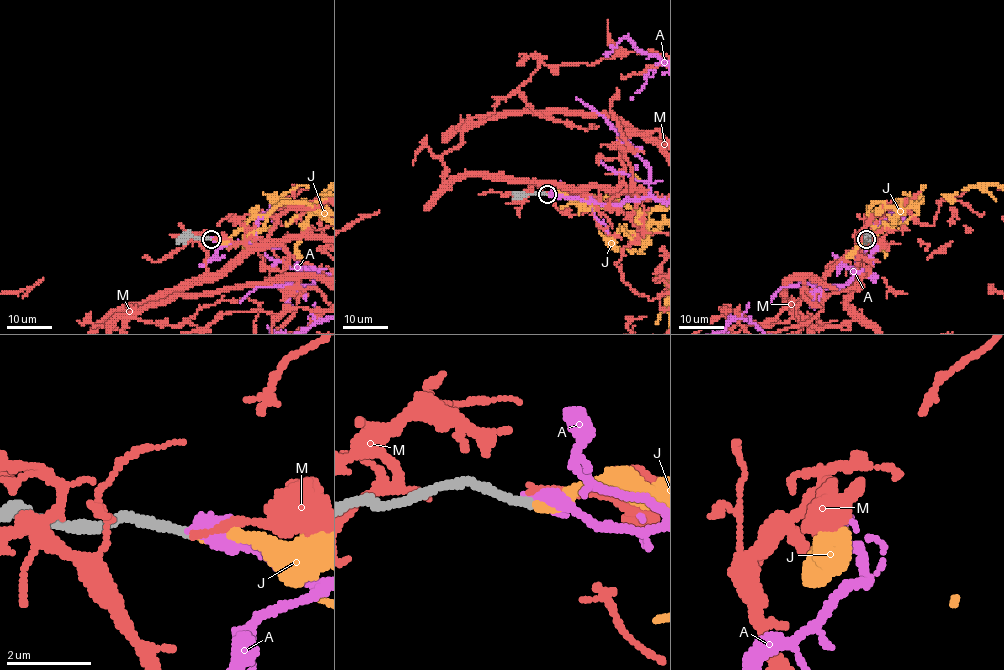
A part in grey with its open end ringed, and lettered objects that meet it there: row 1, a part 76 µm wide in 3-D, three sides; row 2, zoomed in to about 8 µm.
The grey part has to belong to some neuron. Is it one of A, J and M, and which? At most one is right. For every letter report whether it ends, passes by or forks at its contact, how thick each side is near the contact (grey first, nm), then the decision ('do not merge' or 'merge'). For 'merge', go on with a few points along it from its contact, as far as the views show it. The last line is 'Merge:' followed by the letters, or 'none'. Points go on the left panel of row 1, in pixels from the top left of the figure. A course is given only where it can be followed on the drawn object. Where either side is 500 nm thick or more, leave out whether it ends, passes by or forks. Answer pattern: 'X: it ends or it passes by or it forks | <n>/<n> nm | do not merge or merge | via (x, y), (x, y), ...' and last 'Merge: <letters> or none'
A: it ends | 240/480 nm | do not merge
J: it ends | 220/240 nm | merge
M: it ends | 240/150 nm | do not merge
Merge: J

